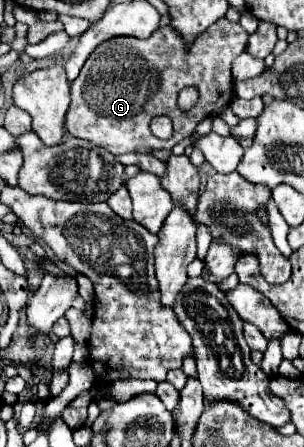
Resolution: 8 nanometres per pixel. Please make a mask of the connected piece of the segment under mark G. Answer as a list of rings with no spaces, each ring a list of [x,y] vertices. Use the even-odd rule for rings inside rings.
[[[221,18],[209,30],[205,30],[197,40],[191,44],[189,52],[185,52],[185,42],[170,25],[160,27],[147,40],[139,38],[113,38],[101,44],[85,62],[81,74],[71,84],[71,106],[65,116],[65,128],[71,136],[95,142],[109,150],[111,154],[119,156],[125,152],[151,152],[155,148],[171,150],[177,142],[191,136],[195,126],[211,116],[219,114],[225,104],[231,102],[233,96],[233,78],[231,78],[231,62],[235,56],[245,52],[249,34],[239,26]],[[185,86],[195,86],[199,90],[199,100],[191,110],[179,110],[177,94]],[[155,116],[169,116],[173,122],[173,136],[169,140],[159,140],[151,134],[149,124]]]

